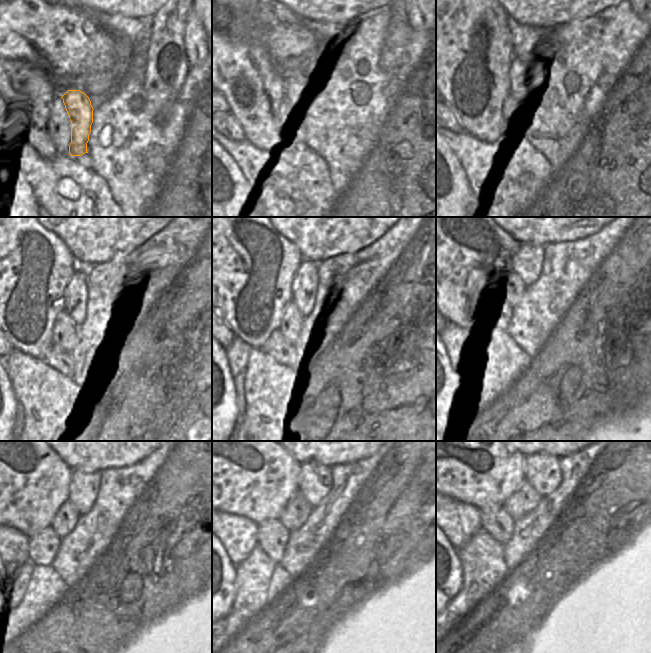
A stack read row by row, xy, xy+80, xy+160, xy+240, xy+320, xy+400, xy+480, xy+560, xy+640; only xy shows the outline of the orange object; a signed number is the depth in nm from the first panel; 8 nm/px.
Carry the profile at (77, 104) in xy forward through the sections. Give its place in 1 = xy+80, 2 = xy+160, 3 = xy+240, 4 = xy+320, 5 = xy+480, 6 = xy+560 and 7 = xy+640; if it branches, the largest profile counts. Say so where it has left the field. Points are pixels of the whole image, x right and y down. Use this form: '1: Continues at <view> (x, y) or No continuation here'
1: Continues at xy+80 (292, 86)
2: Continues at xy+160 (521, 74)
3: Continues at xy+240 (76, 289)
4: Continues at xy+320 (304, 284)
5: Continues at xy+480 (83, 488)
6: Continues at xy+560 (315, 480)
7: Continues at xy+640 (542, 471).

